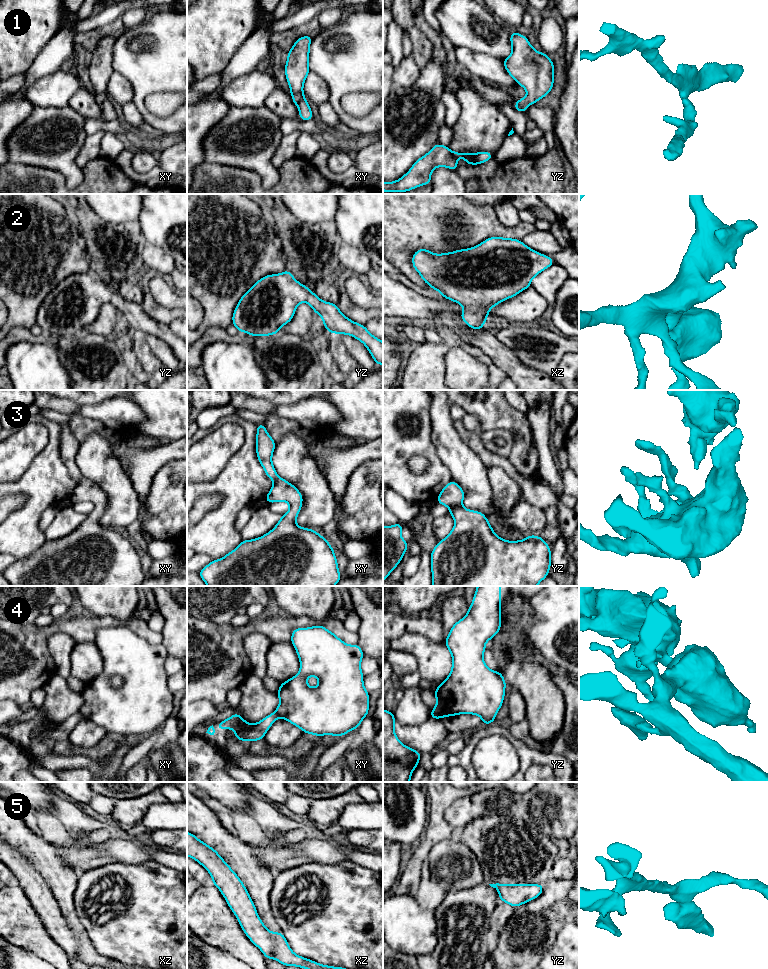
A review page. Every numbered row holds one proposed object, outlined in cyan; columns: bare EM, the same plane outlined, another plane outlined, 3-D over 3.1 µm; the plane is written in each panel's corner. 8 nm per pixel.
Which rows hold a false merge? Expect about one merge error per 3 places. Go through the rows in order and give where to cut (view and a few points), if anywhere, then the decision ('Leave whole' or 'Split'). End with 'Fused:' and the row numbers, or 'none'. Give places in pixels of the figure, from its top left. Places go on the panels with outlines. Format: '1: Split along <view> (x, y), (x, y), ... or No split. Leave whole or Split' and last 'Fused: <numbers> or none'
1: No split. Leave whole
2: No split. Leave whole
3: No split. Leave whole
4: Split along xy (275, 712), (278, 717). Split
5: No split. Leave whole
Fused: 4

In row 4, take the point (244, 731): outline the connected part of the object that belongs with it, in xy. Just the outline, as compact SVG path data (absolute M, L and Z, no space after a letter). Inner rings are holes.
M234 713L224 721L218 722L218 730L233 729L235 738L240 741L259 741L265 738L265 734L272 724L278 719L276 713L271 713L255 724L246 722L240 714Z

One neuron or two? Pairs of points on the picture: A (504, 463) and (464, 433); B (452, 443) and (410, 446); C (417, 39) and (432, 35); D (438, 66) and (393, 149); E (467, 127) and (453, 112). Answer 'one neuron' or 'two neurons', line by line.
A: one neuron
B: two neurons
C: two neurons
D: one neuron
E: two neurons

